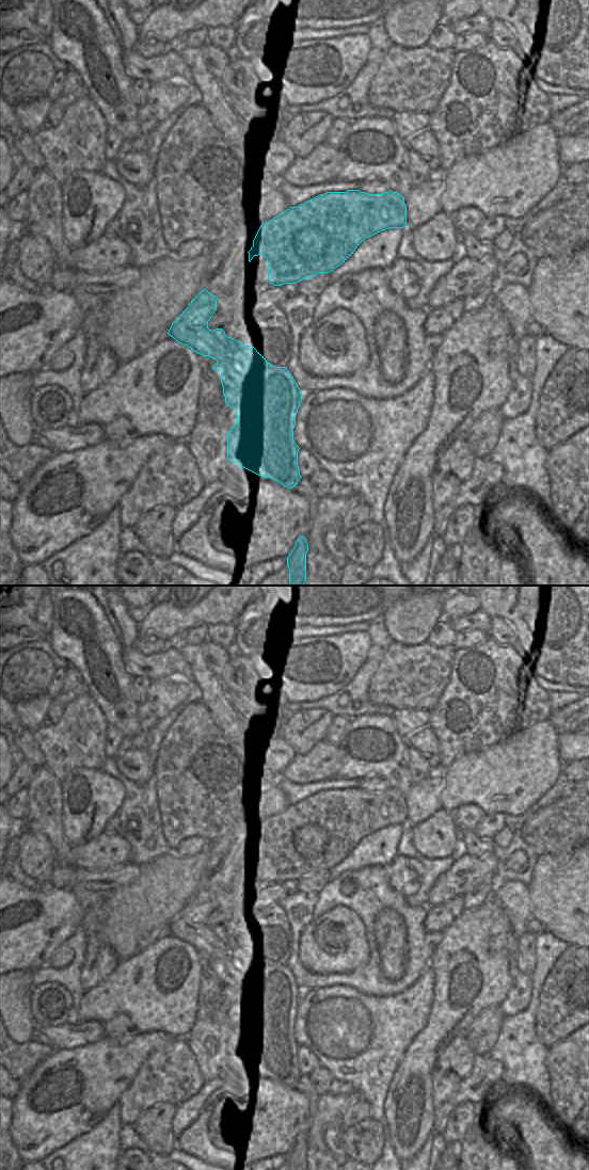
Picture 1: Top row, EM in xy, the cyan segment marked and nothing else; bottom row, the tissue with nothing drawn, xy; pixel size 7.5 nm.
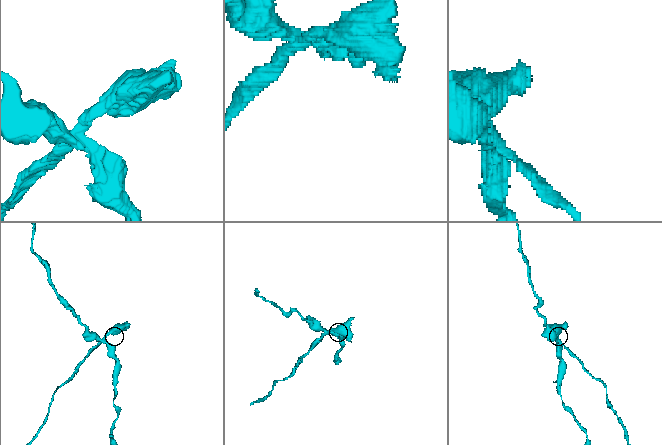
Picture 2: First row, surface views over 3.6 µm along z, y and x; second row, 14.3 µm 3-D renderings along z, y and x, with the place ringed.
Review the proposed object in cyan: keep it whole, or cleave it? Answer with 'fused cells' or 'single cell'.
fused cells

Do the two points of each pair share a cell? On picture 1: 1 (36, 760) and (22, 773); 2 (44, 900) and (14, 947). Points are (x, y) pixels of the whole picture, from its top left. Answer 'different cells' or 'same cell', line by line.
1: different cells
2: same cell

